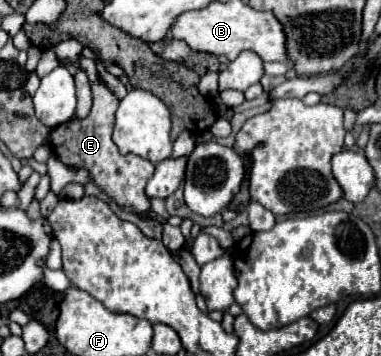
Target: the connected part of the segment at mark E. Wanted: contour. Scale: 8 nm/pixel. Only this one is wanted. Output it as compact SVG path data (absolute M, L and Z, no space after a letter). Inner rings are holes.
M79 57L79 67L89 75L91 89L93 89L93 109L87 119L71 119L55 129L51 129L49 143L53 153L67 165L75 169L87 169L101 189L109 193L117 201L119 207L131 213L143 213L149 211L149 197L145 195L145 185L153 177L155 165L143 157L137 155L121 155L111 139L113 123L115 123L115 111L119 105L119 99L97 79L97 67L93 59Z

